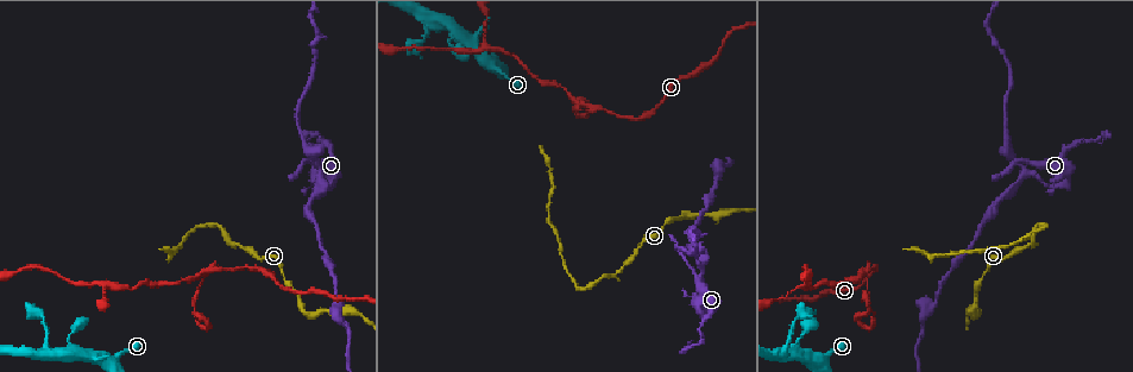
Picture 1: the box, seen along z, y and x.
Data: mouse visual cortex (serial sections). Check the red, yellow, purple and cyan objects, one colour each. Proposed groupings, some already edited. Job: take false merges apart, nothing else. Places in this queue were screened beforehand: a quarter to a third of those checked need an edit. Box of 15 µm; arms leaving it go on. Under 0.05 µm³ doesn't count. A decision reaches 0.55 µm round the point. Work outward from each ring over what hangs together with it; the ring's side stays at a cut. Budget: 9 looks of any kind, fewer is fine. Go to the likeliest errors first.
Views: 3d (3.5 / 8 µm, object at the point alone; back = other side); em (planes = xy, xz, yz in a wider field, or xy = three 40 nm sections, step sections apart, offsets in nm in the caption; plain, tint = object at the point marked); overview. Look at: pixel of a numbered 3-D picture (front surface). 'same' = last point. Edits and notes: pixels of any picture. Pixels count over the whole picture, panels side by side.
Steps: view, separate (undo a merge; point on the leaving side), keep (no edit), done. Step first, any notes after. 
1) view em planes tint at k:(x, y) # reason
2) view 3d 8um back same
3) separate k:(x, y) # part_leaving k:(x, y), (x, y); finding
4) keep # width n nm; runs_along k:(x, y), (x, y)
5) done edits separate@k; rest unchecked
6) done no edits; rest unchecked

view 3d 8um back at 1:(210, 270)

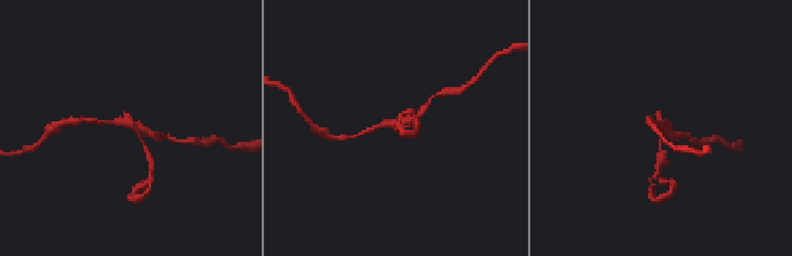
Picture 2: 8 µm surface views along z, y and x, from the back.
view 3d 3.5um at 2:(395, 120) # zoom in

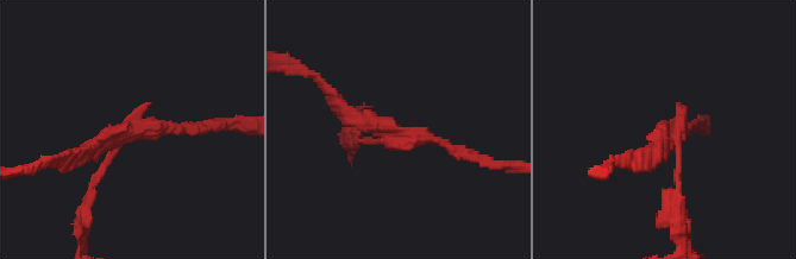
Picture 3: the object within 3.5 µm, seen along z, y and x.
view em xy step 3 tint at 3:(667, 133) # arms 3; arm_widths 100, 150, 200 nm; shape alone is not enough

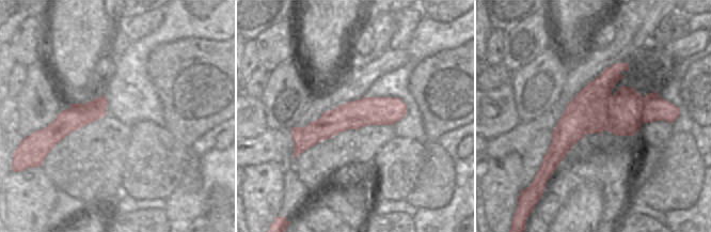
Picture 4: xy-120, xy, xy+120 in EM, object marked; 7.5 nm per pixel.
keep # runs_along 3:(471, 153), (361, 122), (332, 98); one cell here

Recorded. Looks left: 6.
view 3d 8um at 1:(487, 48) # arms part here

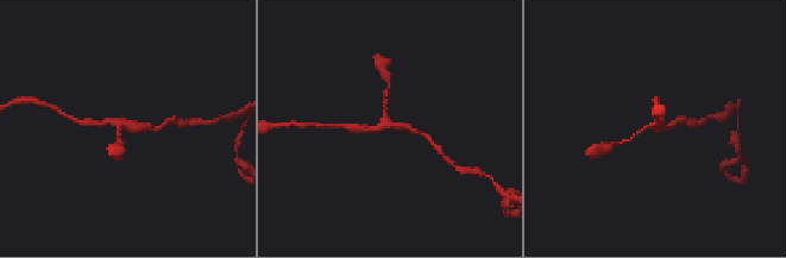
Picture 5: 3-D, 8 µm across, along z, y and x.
view em xy step 1 tint at 5:(393, 125) # now the EM

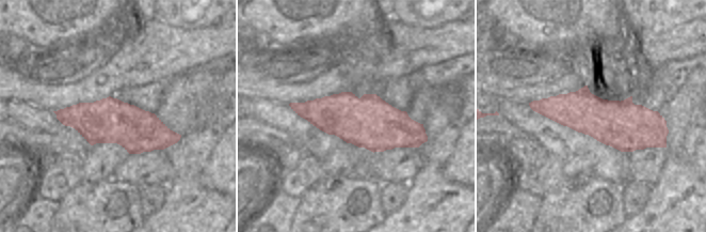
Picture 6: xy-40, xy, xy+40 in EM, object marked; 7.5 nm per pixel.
keep # arm_widths 100, 150, 150 nm; runs_along 6:(532, 105), (664, 132); all the same cell

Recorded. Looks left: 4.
view 3d 3.5um at 1:(322, 174) # thin neck

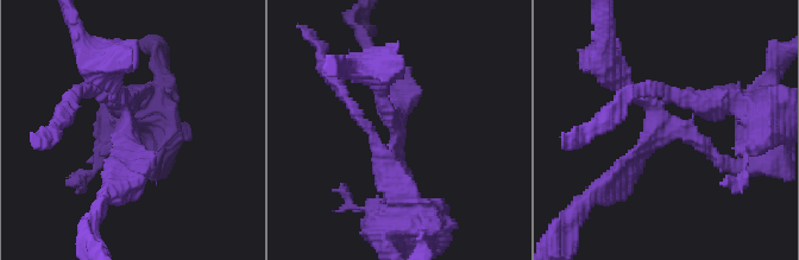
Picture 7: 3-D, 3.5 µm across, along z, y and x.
view em xy step 3 plain at 7:(133, 132)

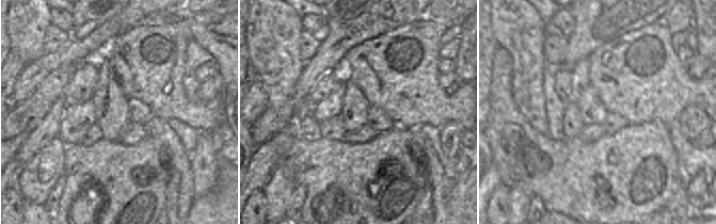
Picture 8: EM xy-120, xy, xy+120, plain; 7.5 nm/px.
view em xy step 3 tint same

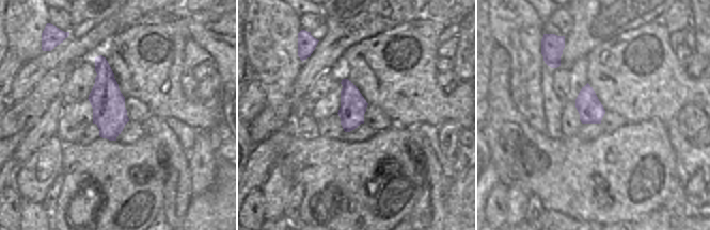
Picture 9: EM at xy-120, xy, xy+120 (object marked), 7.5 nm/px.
keep # arm_widths 150, 300, 350 nm; runs_along 7:(721, 97), (611, 182); all the same cell

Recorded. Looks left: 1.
done no edits; rest unchecked

